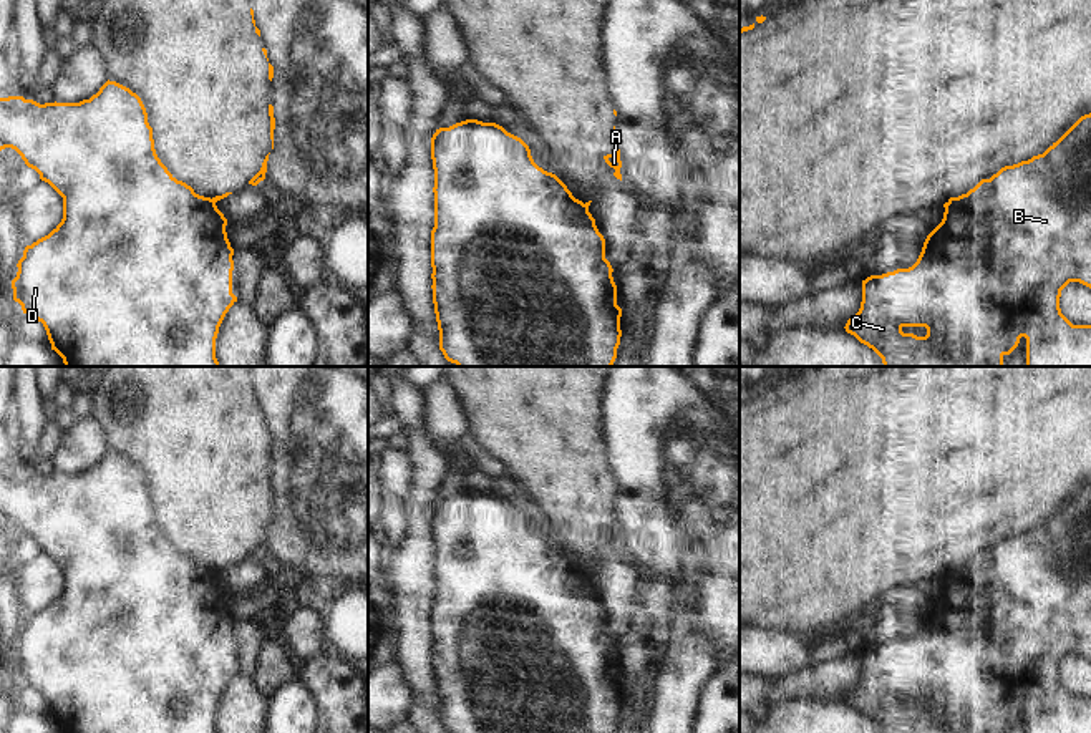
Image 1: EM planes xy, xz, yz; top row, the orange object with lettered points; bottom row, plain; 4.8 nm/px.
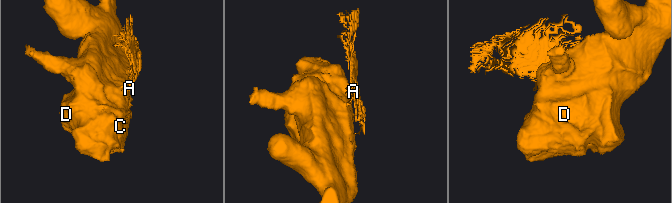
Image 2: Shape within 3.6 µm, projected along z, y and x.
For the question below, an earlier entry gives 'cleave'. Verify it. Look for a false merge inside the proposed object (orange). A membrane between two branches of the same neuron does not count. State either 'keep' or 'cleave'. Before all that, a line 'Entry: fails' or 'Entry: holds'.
Entry: holds
cleave

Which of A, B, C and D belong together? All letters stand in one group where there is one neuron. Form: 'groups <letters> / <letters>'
groups A / B C D

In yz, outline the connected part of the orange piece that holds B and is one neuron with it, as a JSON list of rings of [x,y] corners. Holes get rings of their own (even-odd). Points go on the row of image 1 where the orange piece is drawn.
[[[1091,113],[1081,116],[1043,154],[1001,167],[990,179],[982,179],[967,194],[945,202],[943,207],[942,222],[927,235],[912,267],[862,280],[861,308],[847,320],[846,332],[872,348],[882,358],[884,366],[1003,366],[1003,357],[1018,347],[1021,337],[1026,338],[1026,366],[1091,366],[1091,325],[1073,325],[1059,308],[1061,290],[1069,282],[1079,282],[1091,289]],[[904,327],[925,327],[927,335],[904,333]]]

